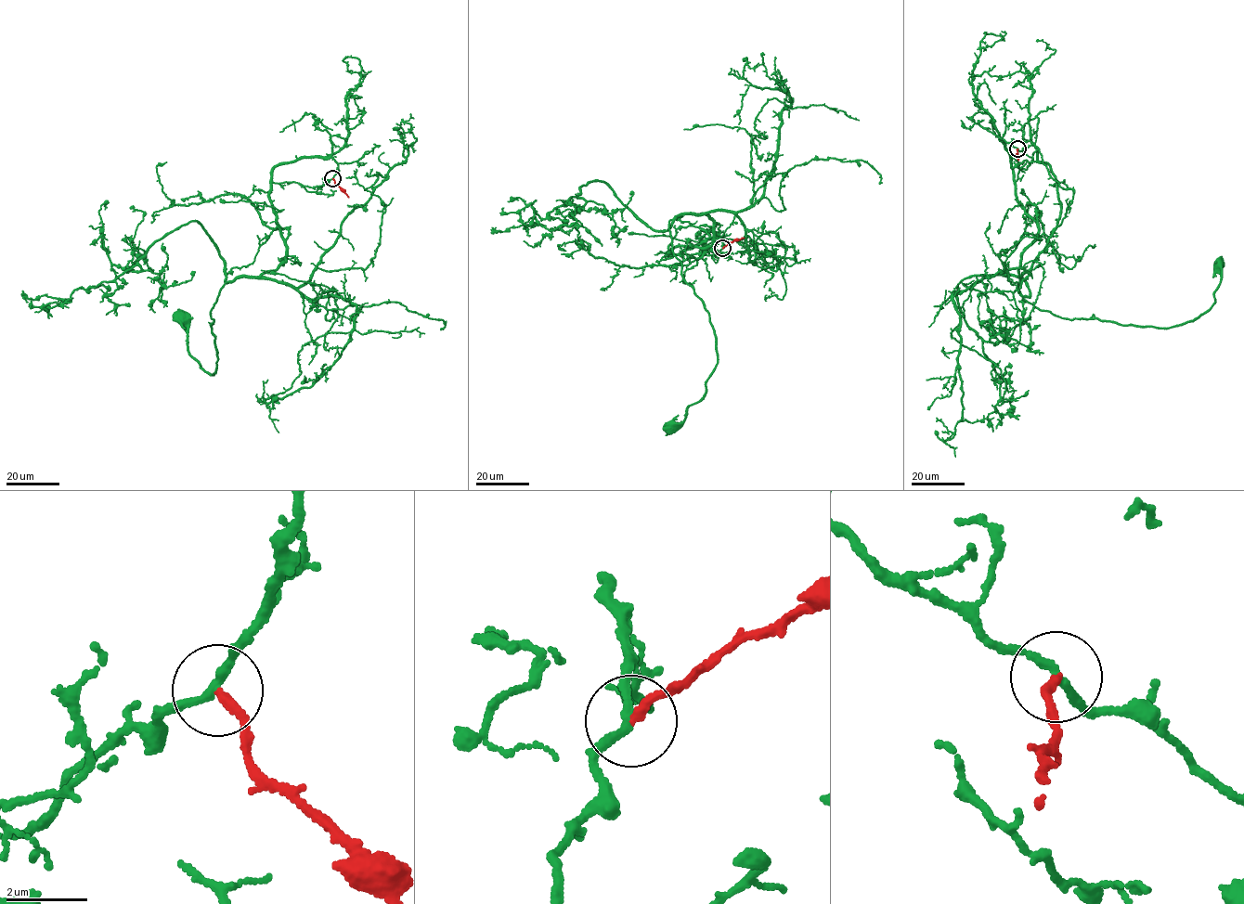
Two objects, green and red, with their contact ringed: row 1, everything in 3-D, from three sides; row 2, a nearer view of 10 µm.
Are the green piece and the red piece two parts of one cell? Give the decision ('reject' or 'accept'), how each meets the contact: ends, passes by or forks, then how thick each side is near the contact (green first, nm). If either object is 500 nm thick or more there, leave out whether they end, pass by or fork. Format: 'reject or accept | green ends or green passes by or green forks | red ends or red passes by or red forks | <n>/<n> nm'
reject | green passes by | red ends | 200/200 nm

